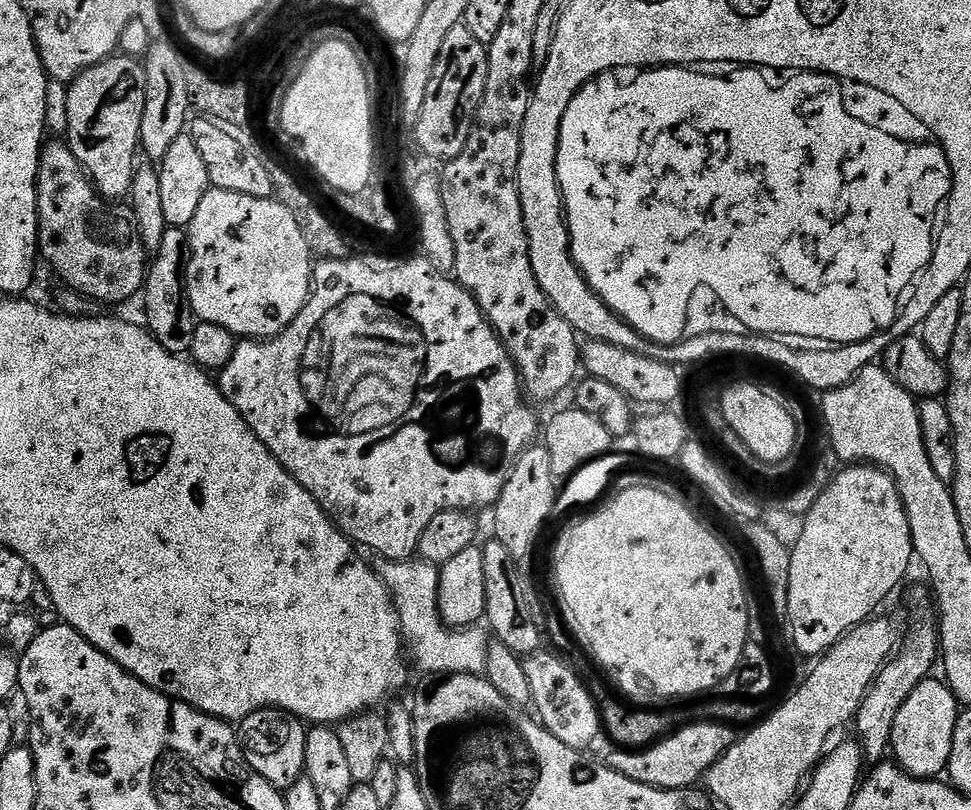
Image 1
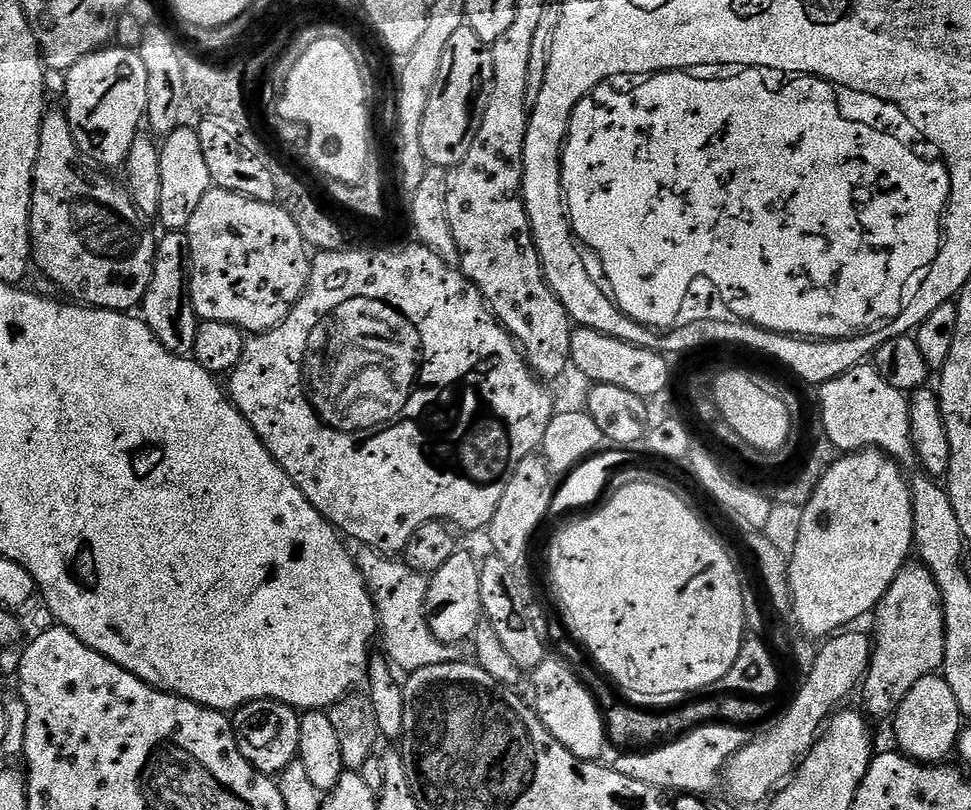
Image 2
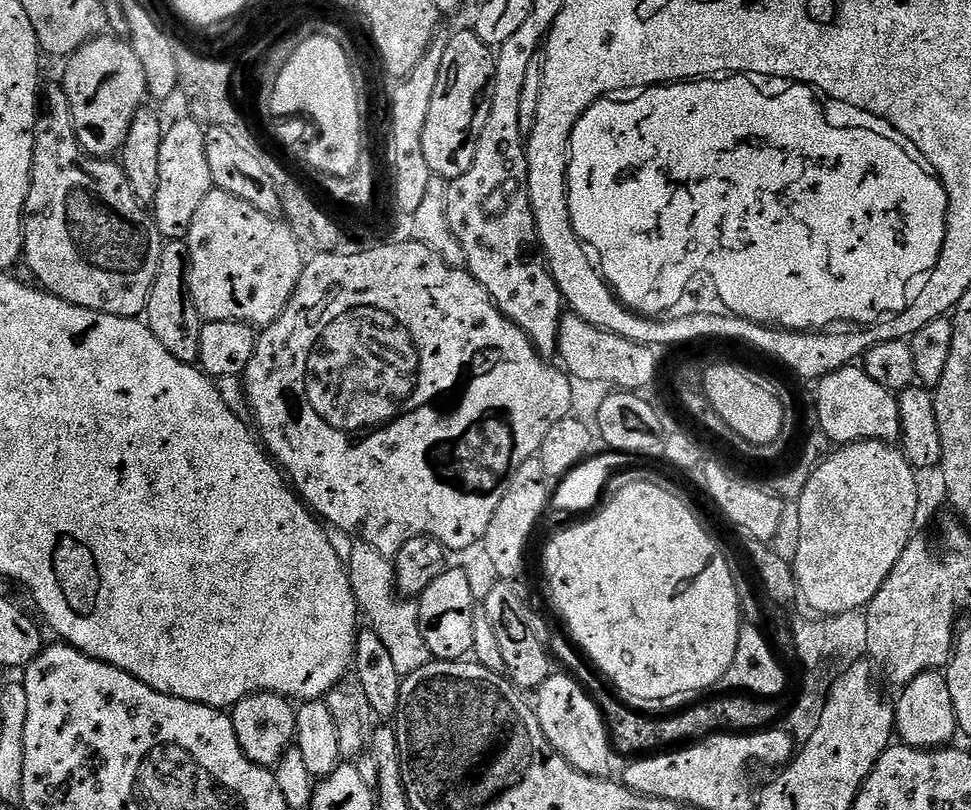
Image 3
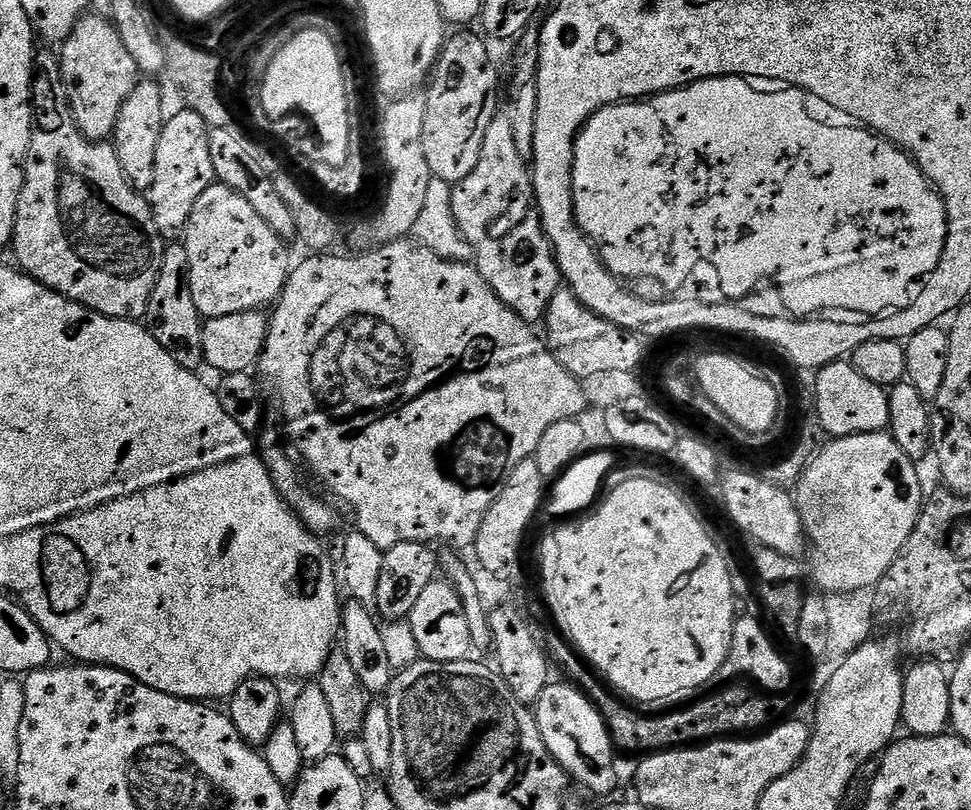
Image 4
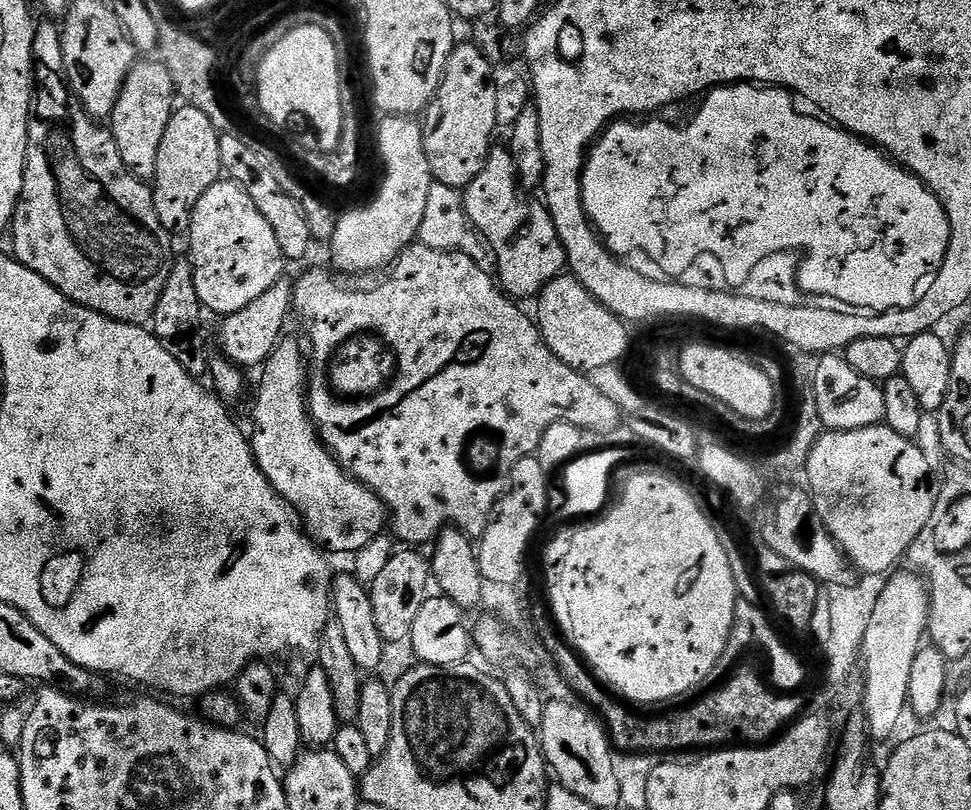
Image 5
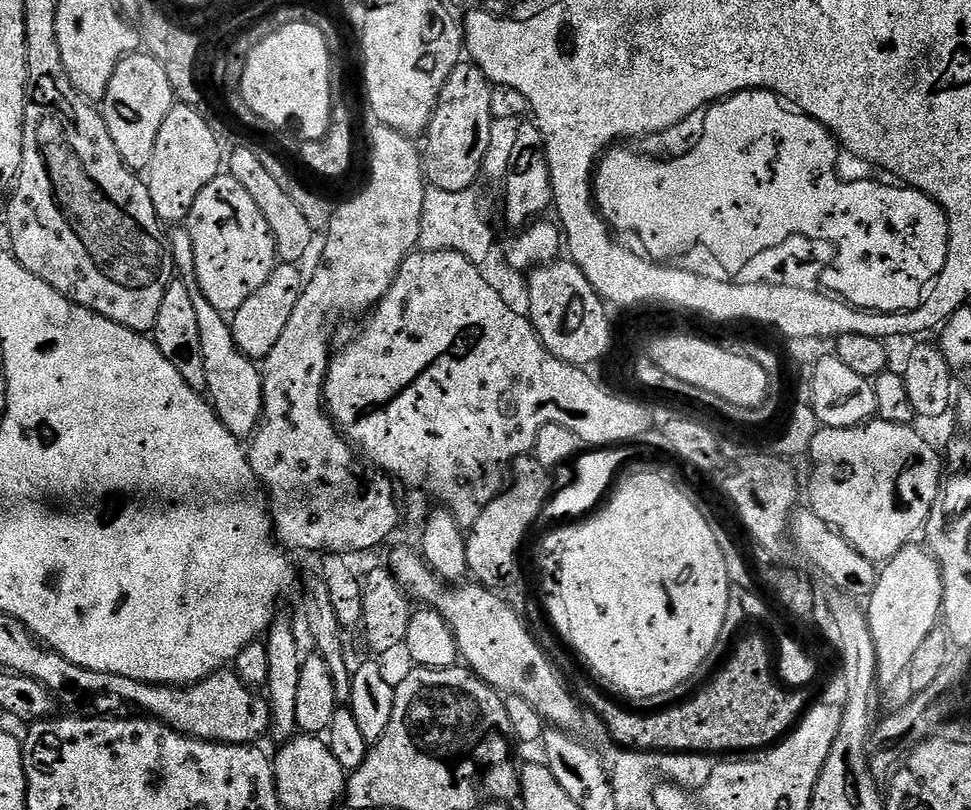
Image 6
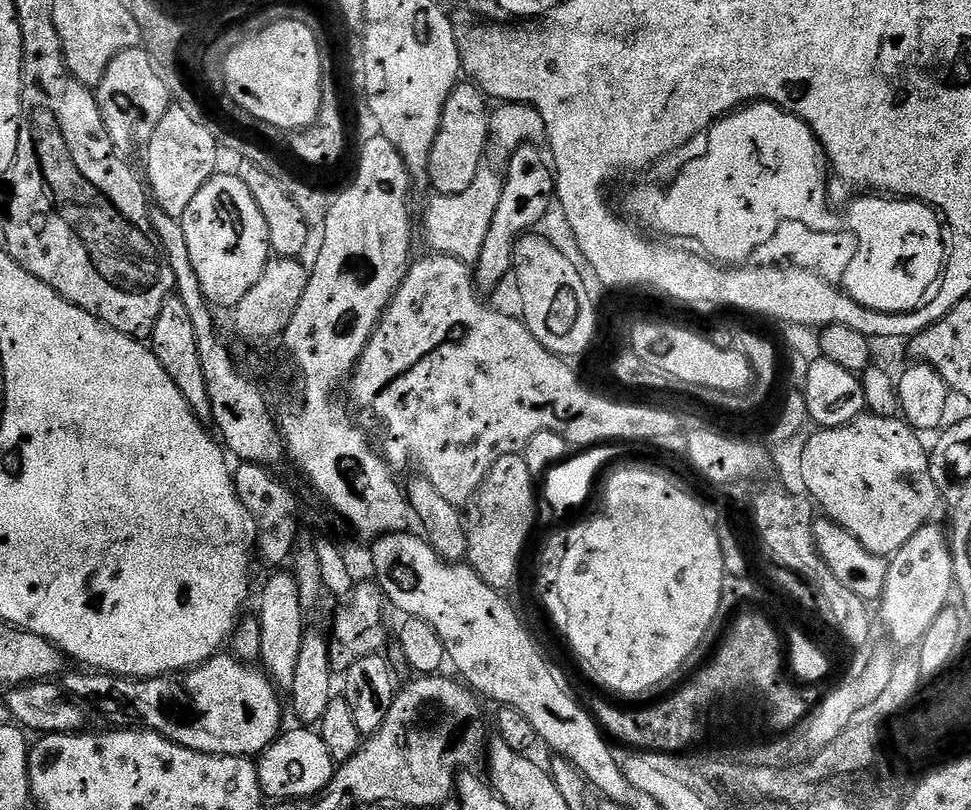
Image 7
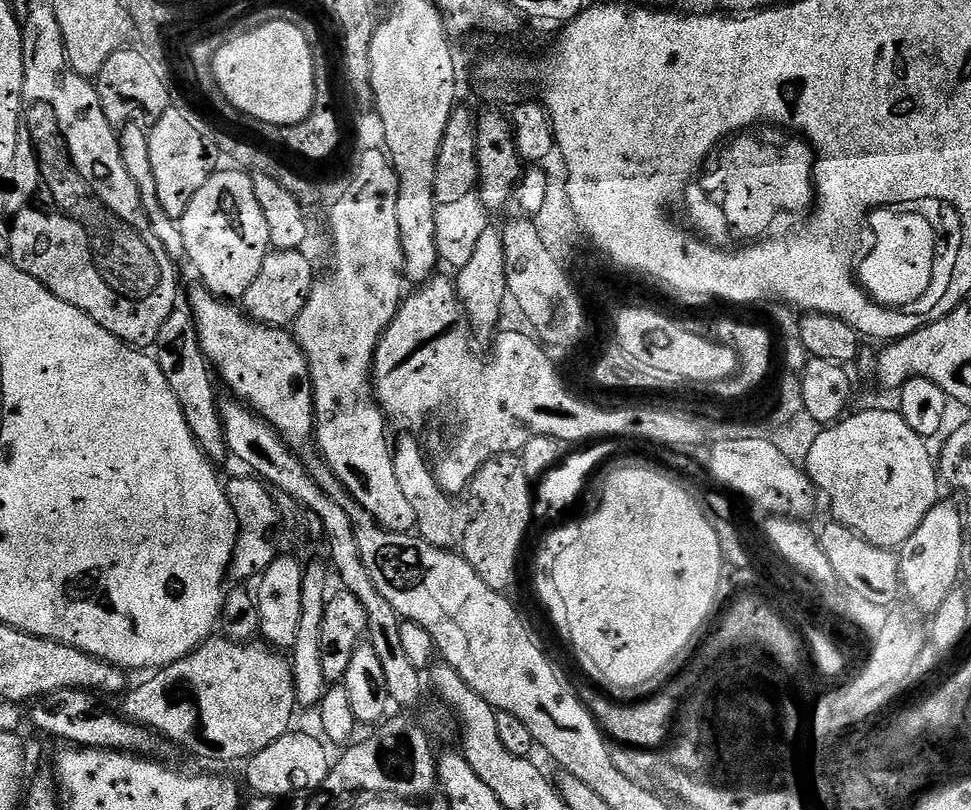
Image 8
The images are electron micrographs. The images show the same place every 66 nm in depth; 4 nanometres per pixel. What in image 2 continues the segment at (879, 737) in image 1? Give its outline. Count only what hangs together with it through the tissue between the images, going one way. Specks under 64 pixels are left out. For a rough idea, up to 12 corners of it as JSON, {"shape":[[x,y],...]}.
{"shape":[[909,562],[876,605],[867,715],[895,717],[946,654],[944,603]]}

